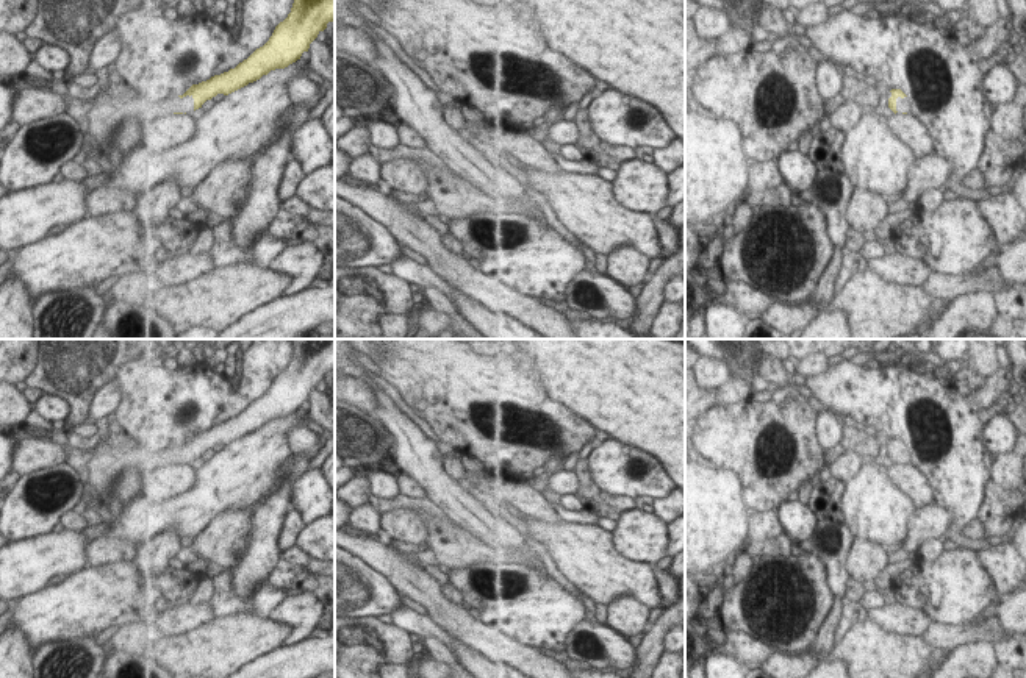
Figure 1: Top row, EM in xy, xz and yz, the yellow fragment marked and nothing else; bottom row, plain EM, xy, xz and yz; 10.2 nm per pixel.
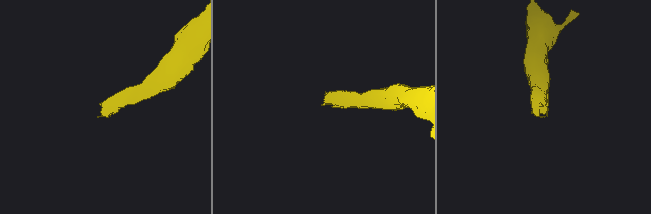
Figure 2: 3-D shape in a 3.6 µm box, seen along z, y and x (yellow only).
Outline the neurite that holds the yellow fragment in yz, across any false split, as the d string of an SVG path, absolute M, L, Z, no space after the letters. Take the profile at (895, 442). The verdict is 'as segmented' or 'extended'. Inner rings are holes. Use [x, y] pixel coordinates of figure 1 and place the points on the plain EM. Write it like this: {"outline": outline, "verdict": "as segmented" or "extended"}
{"outline": "M891 439L891 447L888 448L888 458L896 464L902 462L907 464L910 462L912 453L907 448L907 445L901 439Z", "verdict": "extended"}

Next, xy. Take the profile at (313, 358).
{"outline": "M294 339L292 347L291 362L275 376L269 391L235 419L192 434L183 445L155 453L130 442L120 448L95 448L86 466L91 494L116 517L124 505L113 495L111 486L125 470L142 472L169 464L191 464L217 444L228 445L271 420L285 419L300 409L327 373L335 370L335 339Z", "verdict": "extended"}

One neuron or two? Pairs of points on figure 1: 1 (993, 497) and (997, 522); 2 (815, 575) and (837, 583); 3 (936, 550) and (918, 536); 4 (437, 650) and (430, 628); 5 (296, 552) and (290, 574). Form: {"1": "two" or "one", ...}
{"1": "one", "2": "two", "3": "two", "4": "two", "5": "two"}

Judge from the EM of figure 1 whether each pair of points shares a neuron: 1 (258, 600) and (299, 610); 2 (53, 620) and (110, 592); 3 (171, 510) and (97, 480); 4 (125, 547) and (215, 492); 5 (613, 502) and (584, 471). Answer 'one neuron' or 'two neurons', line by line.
1: two neurons
2: one neuron
3: two neurons
4: two neurons
5: one neuron

